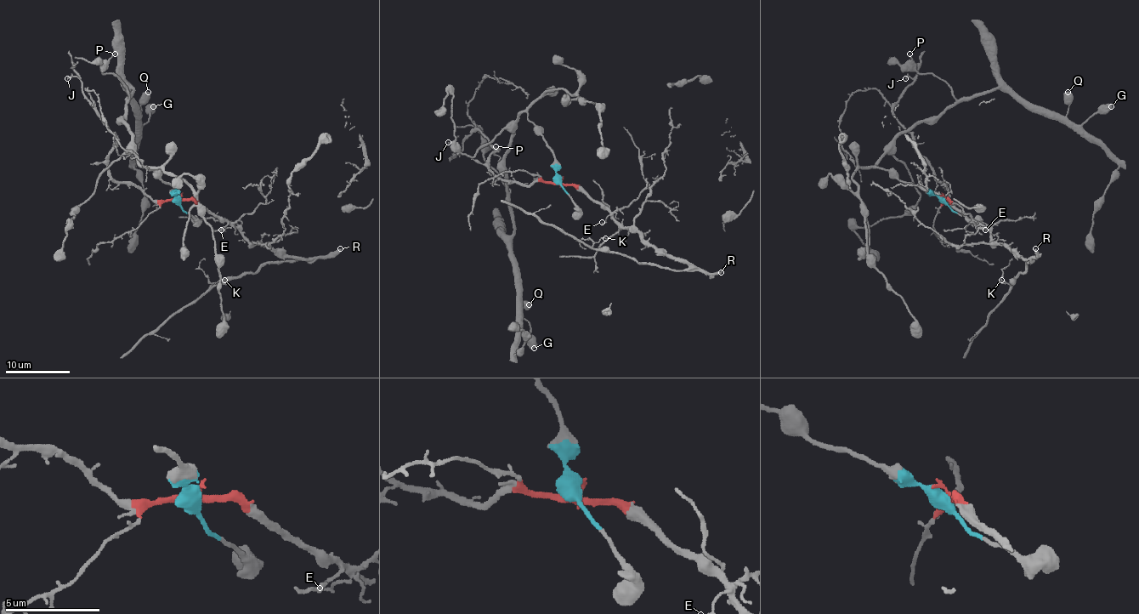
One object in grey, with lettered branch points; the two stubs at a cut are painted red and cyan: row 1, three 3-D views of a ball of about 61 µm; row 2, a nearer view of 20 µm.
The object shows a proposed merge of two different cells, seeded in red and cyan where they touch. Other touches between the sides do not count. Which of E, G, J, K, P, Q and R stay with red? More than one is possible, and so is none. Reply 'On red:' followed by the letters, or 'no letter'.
On red: E, J, K, R

